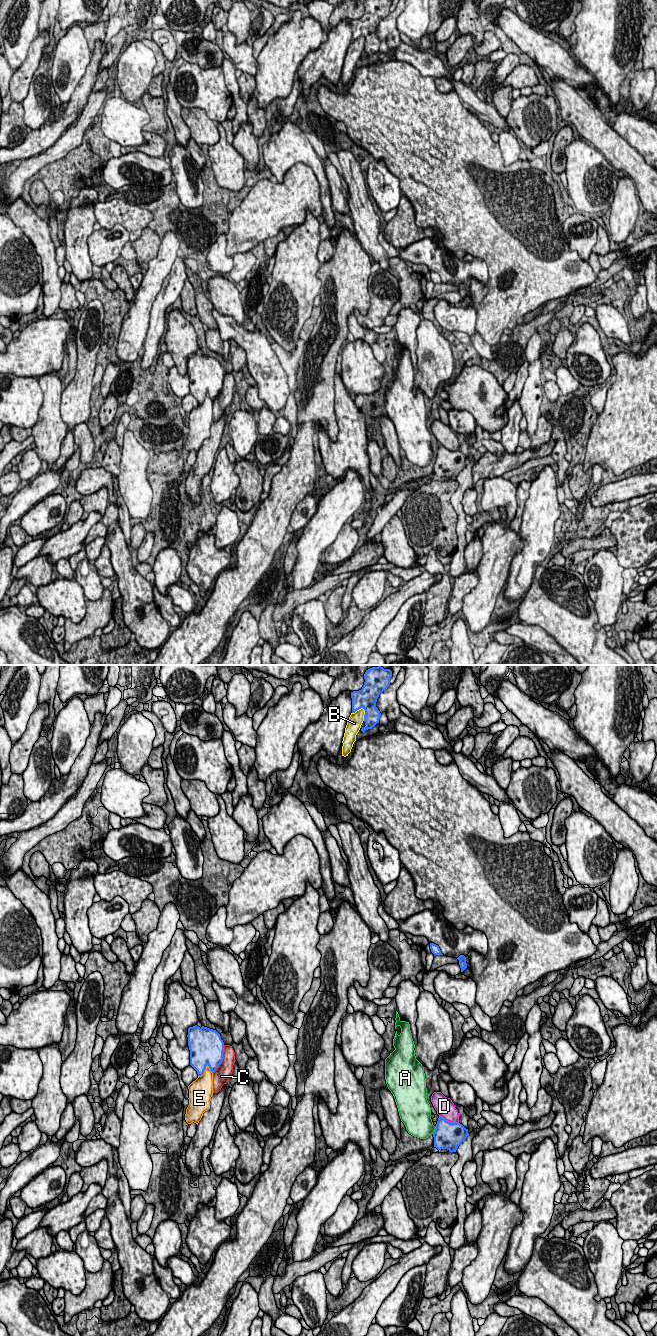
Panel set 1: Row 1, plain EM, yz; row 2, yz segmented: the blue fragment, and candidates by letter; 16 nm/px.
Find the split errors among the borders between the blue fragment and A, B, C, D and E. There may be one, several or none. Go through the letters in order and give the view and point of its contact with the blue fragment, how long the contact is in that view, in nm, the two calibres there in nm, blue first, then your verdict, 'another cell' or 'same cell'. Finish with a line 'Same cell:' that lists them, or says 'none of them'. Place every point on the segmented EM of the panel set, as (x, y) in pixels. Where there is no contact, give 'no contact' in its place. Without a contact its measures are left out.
A: yz (435, 1130) | 140 nm | 440/380 nm | another cell
B: yz (363, 708) | 240 nm | 340/240 nm | another cell
C: yz (222, 1059) | 500 nm | 440/260 nm | another cell
D: yz (449, 1122) | 340 nm | 440/300 nm | another cell
E: yz (204, 1070) | 260 nm | 380/320 nm | another cell
Same cell: none of them

